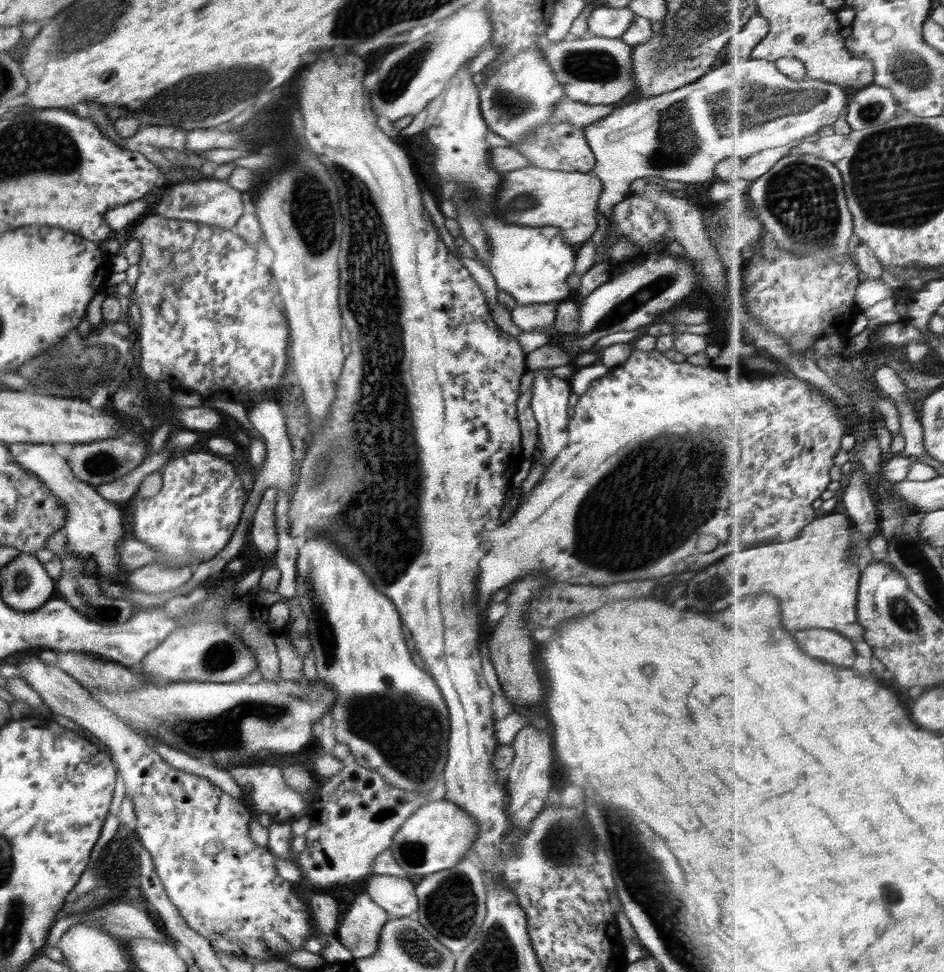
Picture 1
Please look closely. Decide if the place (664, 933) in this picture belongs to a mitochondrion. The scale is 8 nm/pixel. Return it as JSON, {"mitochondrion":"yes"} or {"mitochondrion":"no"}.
{"mitochondrion":"yes"}

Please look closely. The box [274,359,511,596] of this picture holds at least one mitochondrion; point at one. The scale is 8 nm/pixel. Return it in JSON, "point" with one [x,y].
{"point":[390,548]}

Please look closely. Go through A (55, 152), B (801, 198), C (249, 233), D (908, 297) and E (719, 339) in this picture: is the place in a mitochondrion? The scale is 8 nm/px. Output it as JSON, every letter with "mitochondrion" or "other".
{"A":"mitochondrion","B":"mitochondrion","C":"other","D":"other","E":"other"}

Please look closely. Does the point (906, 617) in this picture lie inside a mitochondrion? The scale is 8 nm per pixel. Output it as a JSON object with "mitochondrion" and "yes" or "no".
{"mitochondrion":"yes"}

